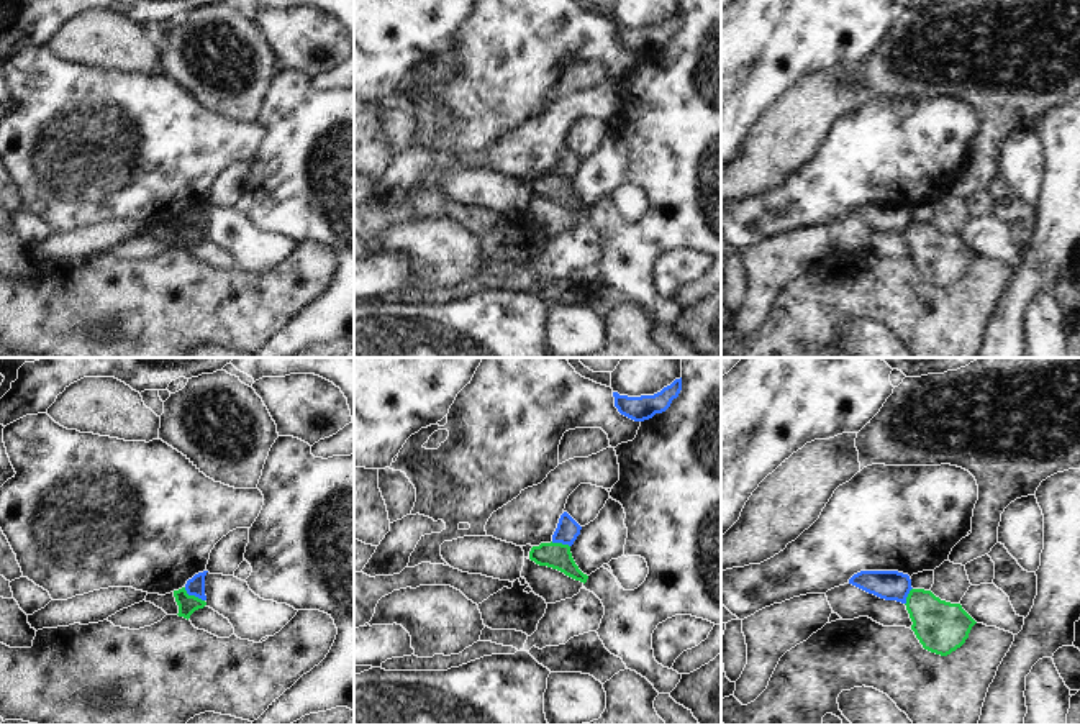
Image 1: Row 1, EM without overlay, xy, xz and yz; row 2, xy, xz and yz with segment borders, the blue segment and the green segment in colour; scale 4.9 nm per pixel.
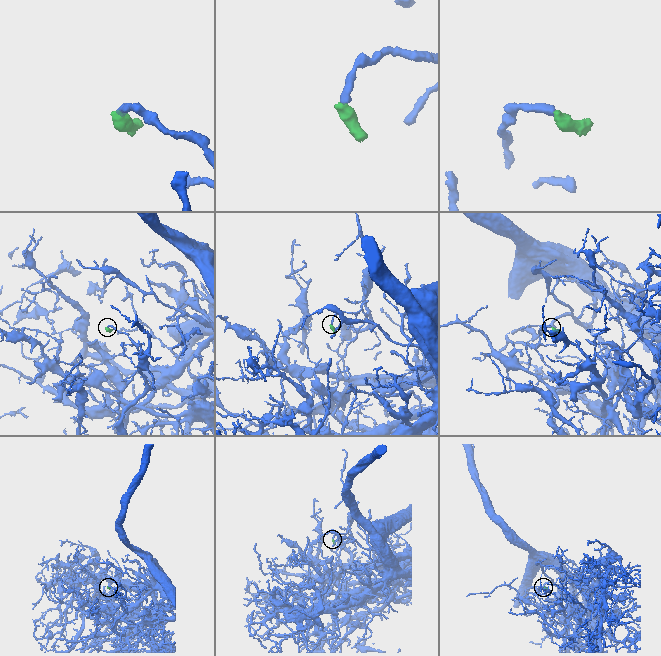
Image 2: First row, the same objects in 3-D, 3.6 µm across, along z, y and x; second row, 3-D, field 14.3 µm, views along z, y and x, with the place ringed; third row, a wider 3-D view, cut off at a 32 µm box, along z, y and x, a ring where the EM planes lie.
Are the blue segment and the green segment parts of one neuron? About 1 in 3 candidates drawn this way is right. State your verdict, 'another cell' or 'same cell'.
another cell

